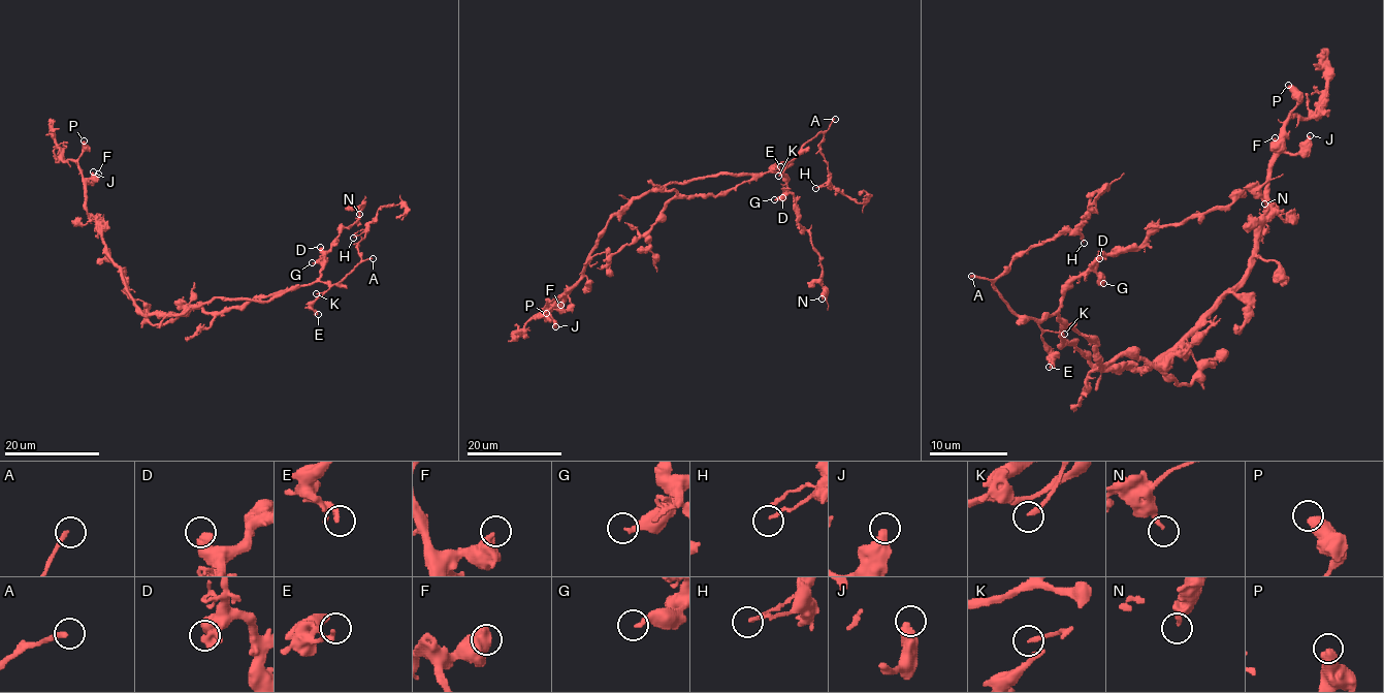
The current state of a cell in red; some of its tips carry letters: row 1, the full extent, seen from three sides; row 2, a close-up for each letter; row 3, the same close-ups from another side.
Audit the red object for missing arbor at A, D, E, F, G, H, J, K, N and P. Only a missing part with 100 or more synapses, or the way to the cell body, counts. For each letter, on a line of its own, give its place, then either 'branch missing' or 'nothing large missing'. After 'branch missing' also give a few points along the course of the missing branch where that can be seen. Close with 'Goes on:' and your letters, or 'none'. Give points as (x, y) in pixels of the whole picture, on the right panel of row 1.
A: place (971, 276); branch missing
D: place (1099, 258); nothing large missing
E: place (1049, 367); nothing large missing
F: place (1275, 137); nothing large missing
G: place (1103, 283); nothing large missing
H: place (1084, 243); nothing large missing
J: place (1310, 135); nothing large missing
K: place (1064, 334); nothing large missing
N: place (1264, 203); nothing large missing
P: place (1288, 85); nothing large missing
Goes on: A

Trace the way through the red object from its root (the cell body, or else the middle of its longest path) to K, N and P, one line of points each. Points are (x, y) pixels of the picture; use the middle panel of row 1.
K: (660, 190), (671, 183), (687, 183), (726, 174), (782, 171), (792, 160), (778, 176)
N: (660, 190), (671, 183), (726, 174), (780, 172), (793, 196), (797, 220), (819, 257), (822, 298)
P: (660, 190), (632, 197), (608, 221), (584, 274), (546, 304), (540, 311), (545, 319), (546, 313)

